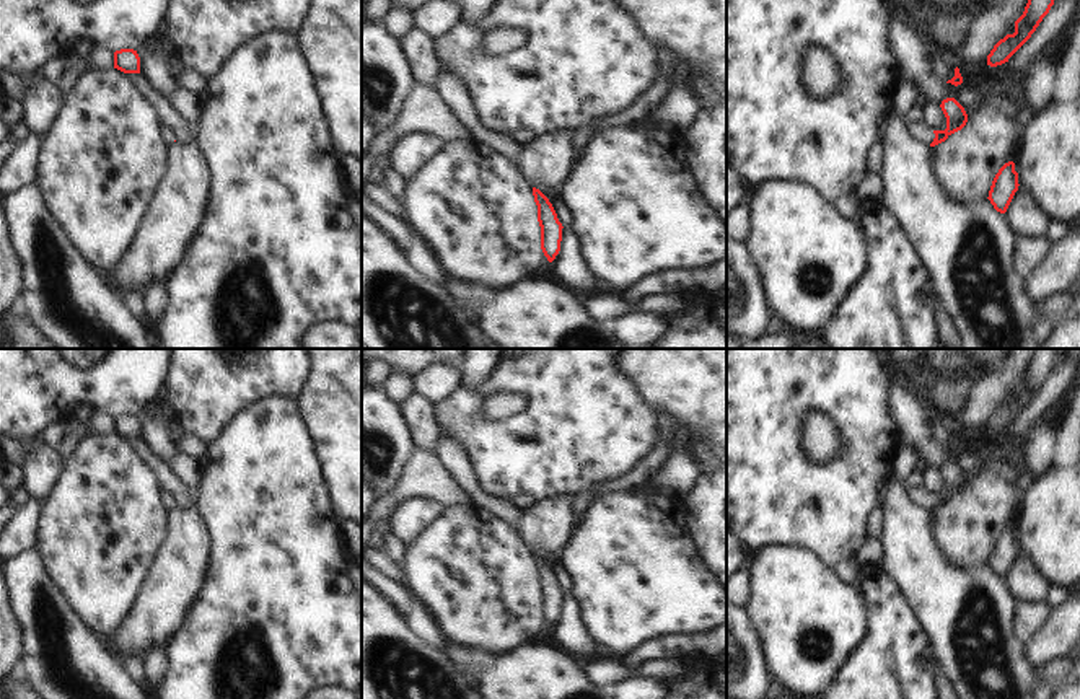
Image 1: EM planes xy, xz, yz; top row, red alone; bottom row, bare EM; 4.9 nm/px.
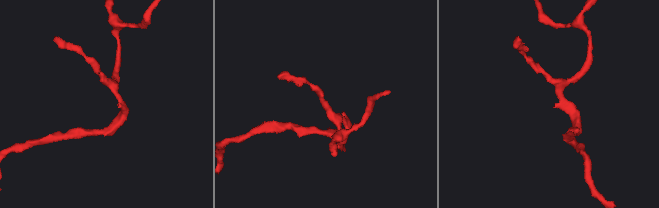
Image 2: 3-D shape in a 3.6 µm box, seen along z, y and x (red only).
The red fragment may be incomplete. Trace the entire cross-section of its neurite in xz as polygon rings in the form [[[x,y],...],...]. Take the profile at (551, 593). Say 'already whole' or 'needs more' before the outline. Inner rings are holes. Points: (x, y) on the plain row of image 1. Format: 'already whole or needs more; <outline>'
already whole; [[[533,552],[533,561],[538,570],[538,587],[541,591],[541,614],[547,626],[552,627],[560,616],[564,591],[549,564],[536,552]]]

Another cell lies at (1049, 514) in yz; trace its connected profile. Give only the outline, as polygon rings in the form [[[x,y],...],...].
[[[1080,458],[1070,466],[1051,466],[1023,492],[1018,510],[1021,534],[1018,549],[1051,583],[1073,585],[1080,580]]]

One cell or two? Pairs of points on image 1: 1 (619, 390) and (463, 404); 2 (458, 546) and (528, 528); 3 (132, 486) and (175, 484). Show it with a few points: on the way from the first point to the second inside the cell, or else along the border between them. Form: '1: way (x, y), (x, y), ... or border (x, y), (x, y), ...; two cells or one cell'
1: way (577, 427), (491, 429); one cell
2: border (517, 530), (533, 549); two cells
3: border (136, 455), (162, 487); two cells

